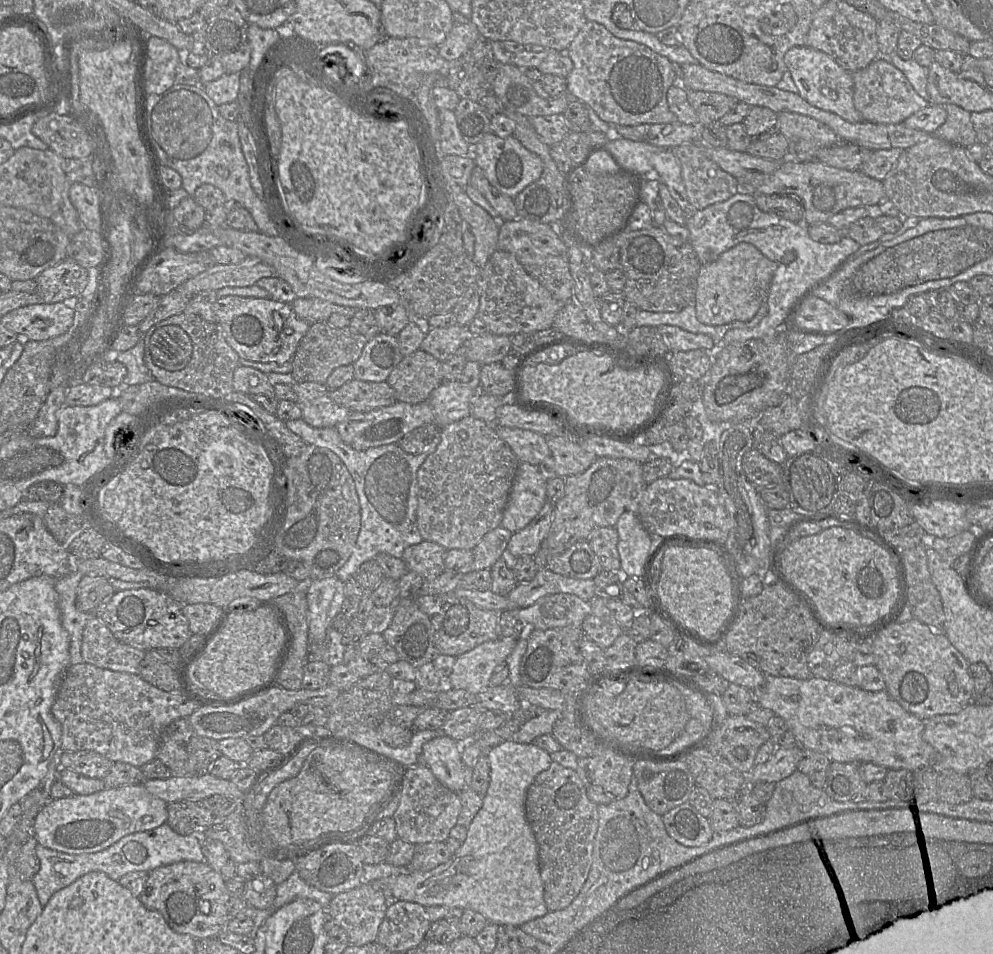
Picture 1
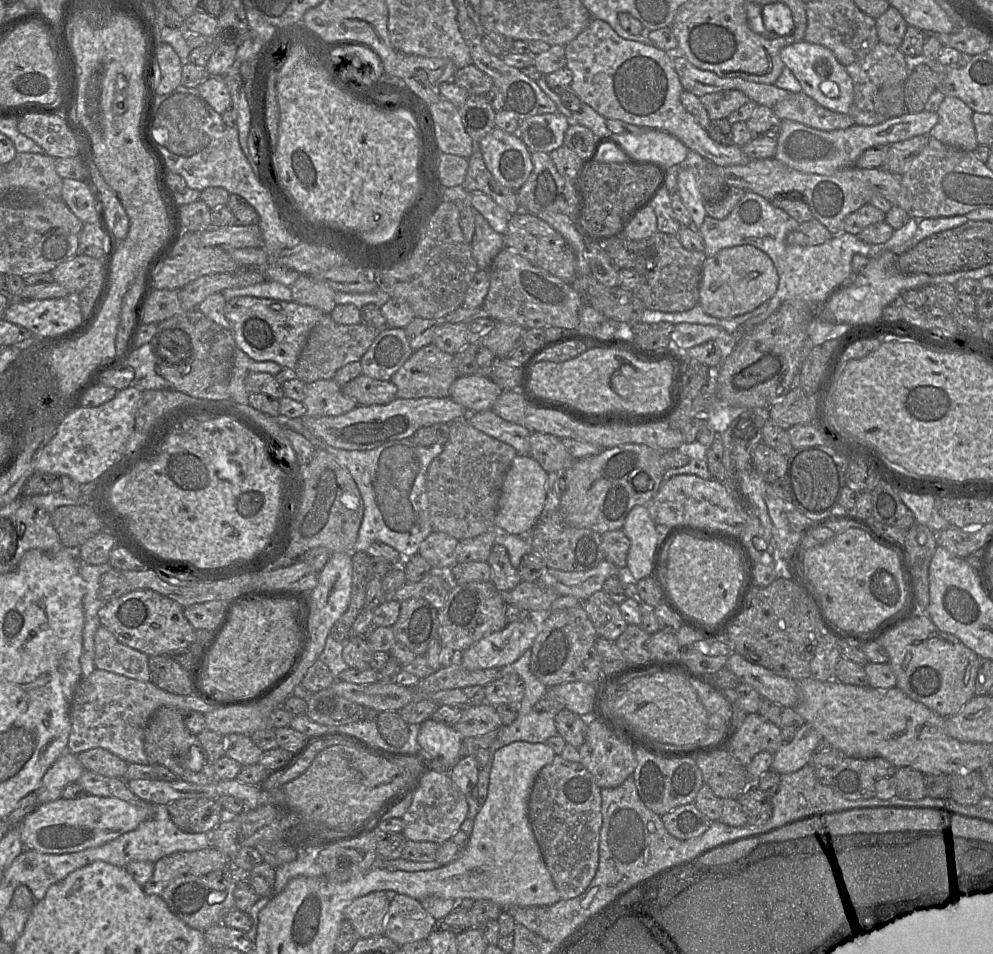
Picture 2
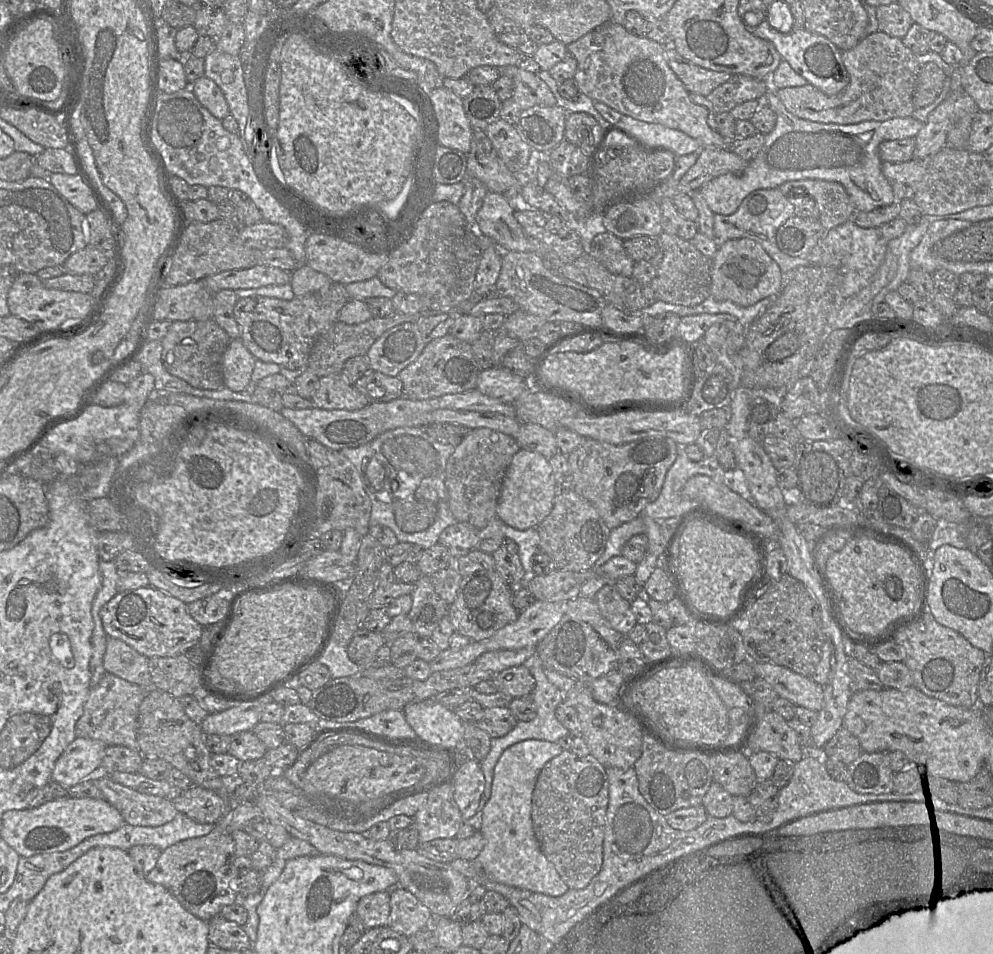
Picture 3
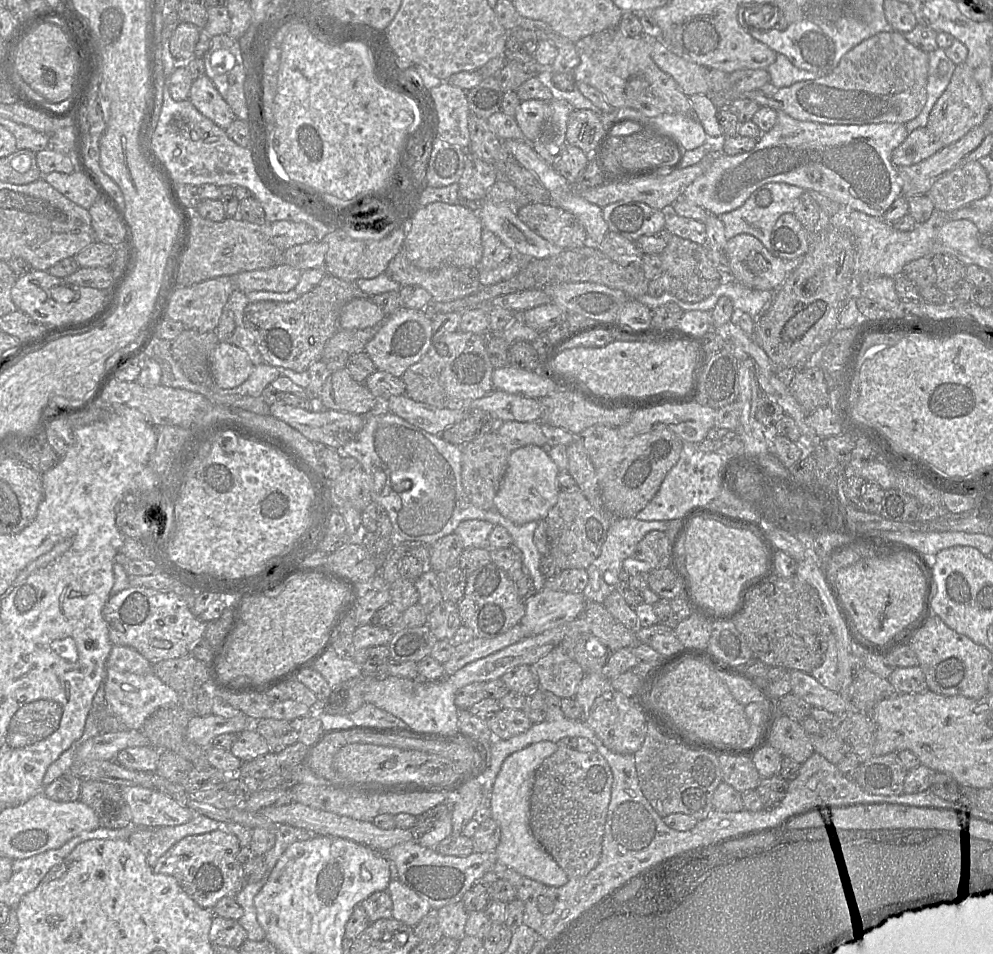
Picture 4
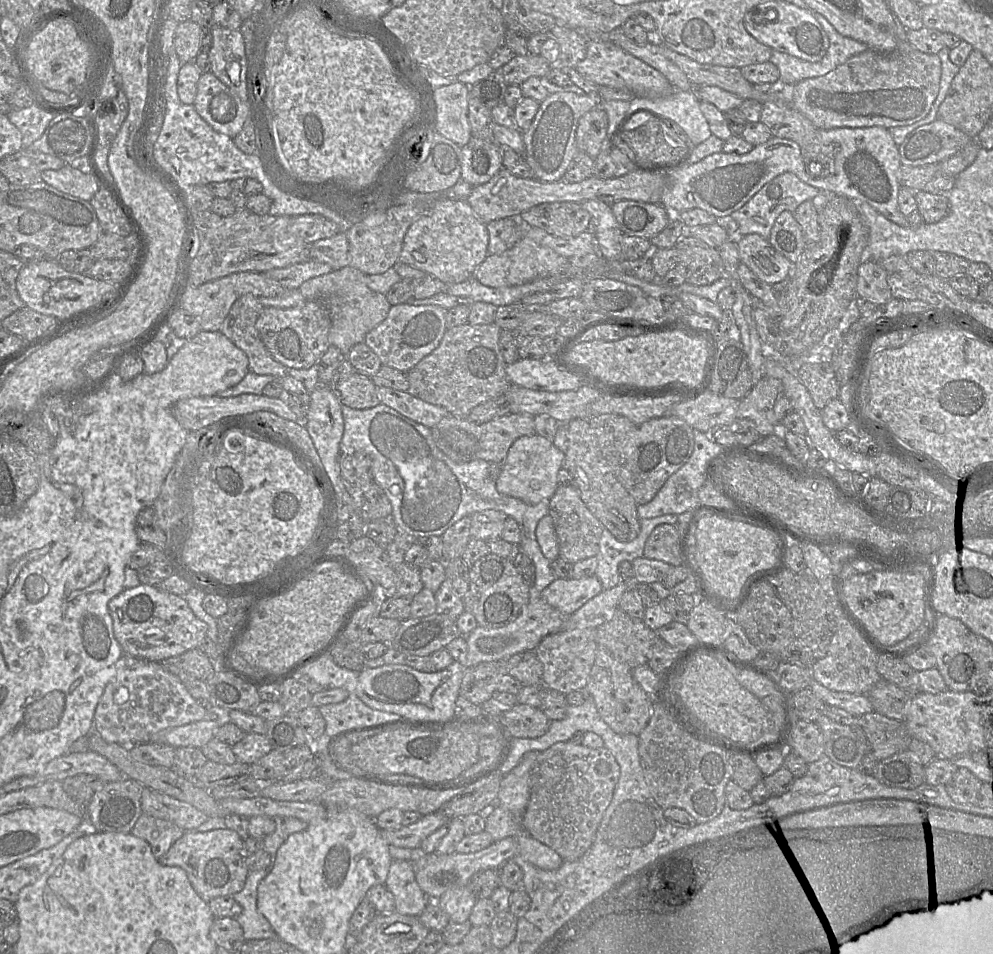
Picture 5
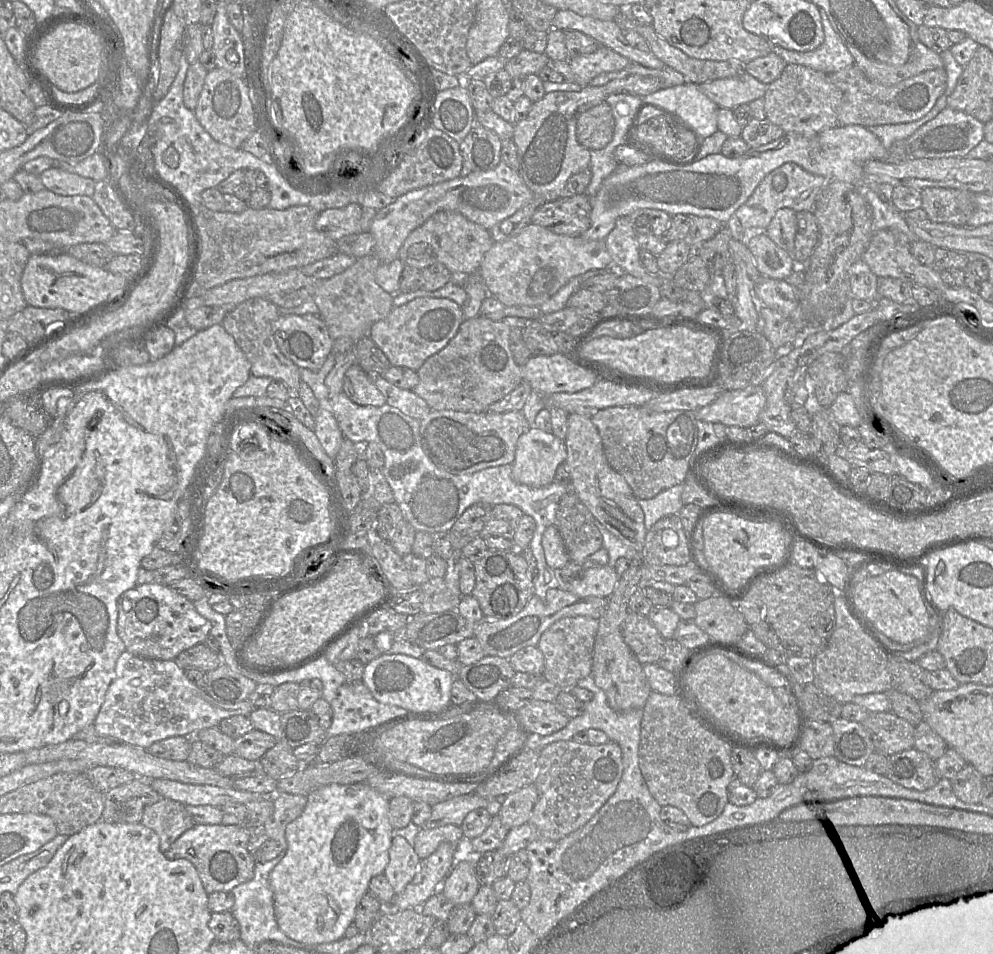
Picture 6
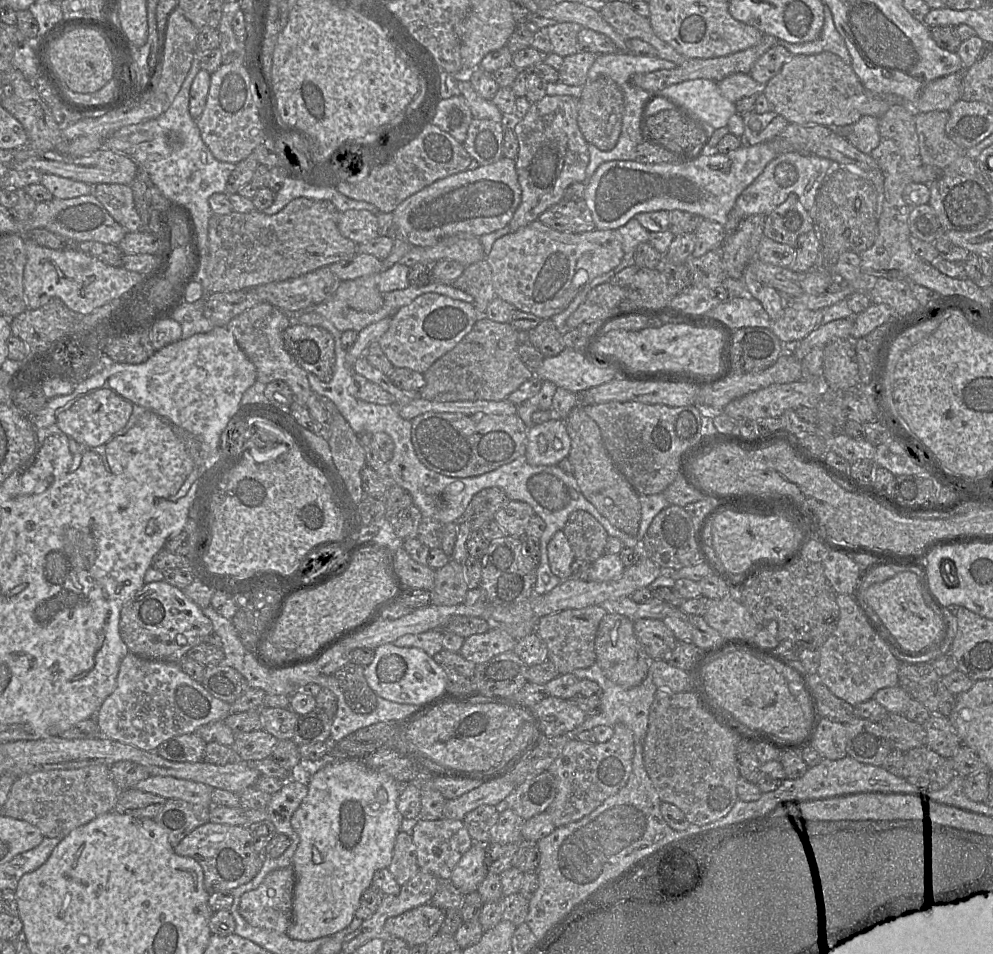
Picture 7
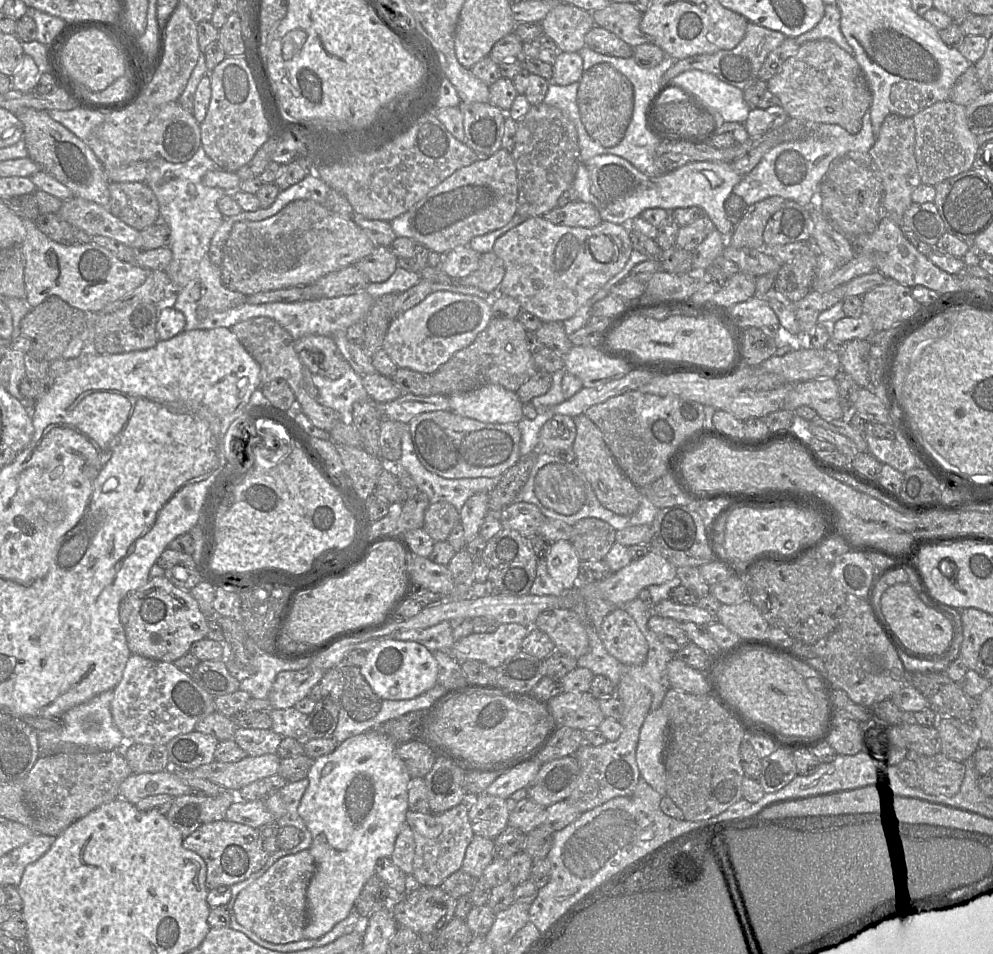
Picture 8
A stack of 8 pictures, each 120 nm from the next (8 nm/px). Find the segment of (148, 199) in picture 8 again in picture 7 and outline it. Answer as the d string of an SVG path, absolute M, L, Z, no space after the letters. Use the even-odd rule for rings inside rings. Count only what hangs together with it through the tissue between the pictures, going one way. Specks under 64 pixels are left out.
M99 183L93 186L92 194L127 232L141 230L141 219L134 204L130 185Z

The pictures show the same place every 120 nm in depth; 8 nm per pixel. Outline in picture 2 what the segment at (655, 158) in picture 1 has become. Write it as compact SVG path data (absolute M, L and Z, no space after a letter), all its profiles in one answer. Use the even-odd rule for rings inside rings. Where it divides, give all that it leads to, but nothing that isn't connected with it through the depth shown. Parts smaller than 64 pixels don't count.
M681 166L678 172L677 184L677 193L688 209L695 228L699 230L707 216L707 212L705 201L698 189L693 173L688 168Z

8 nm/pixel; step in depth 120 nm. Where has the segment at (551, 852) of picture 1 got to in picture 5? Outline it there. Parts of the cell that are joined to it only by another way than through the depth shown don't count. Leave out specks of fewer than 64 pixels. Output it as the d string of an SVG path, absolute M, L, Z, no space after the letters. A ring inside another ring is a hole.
M558 742L540 752L530 776L530 797L522 827L534 840L554 850L564 862L581 858L594 842L620 775L620 766L604 746L589 748Z

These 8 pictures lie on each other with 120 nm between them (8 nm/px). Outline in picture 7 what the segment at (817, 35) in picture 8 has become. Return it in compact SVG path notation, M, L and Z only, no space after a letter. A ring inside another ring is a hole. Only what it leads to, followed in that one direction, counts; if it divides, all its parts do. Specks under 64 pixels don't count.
M825 4L823 27L816 39L796 44L779 41L778 45L784 46L792 56L831 52L839 56L846 64L851 65L851 56L847 50L846 44L836 30L831 11Z

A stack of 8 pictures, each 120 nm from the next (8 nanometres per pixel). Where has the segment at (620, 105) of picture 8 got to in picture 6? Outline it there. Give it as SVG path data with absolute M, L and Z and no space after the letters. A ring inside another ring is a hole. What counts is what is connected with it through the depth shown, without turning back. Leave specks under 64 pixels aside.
M603 101L579 115L576 121L576 138L588 150L603 149L613 137L614 126L612 110Z

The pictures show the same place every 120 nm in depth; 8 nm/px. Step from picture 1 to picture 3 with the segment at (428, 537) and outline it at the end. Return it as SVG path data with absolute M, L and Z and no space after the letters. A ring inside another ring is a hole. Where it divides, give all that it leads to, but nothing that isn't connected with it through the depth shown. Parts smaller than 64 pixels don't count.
M490 428L470 429L448 459L445 485L449 493L449 508L457 522L466 522L478 530L485 528L496 517L502 482L513 456L520 450L516 440Z

